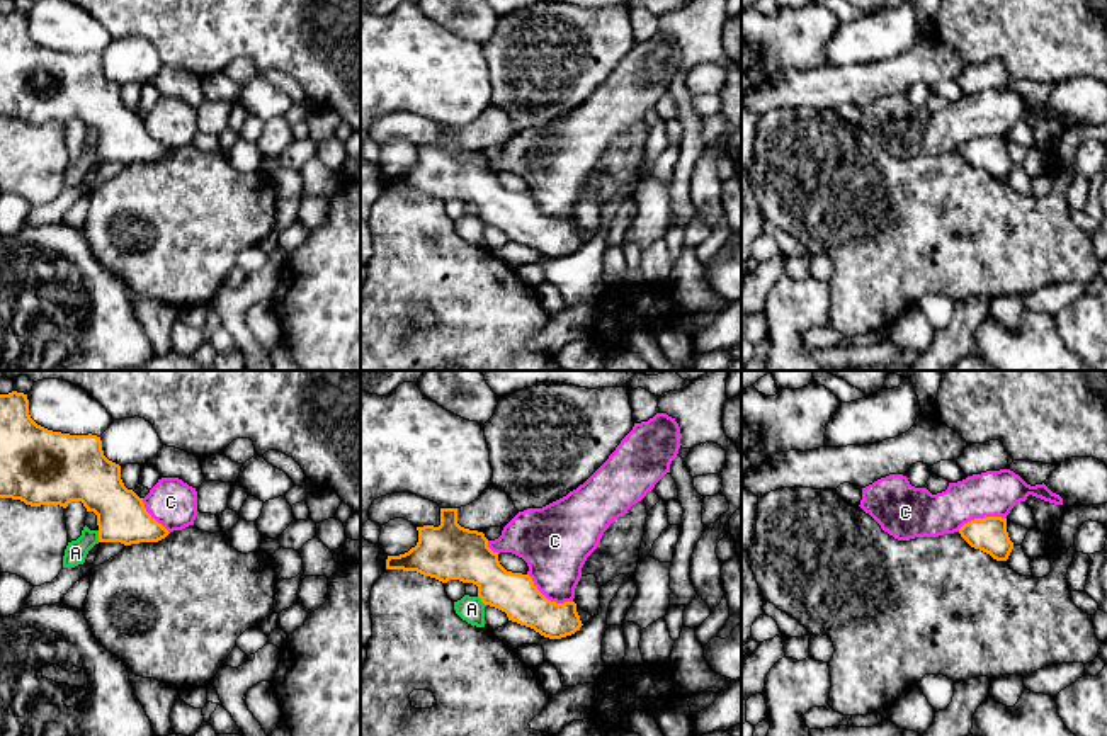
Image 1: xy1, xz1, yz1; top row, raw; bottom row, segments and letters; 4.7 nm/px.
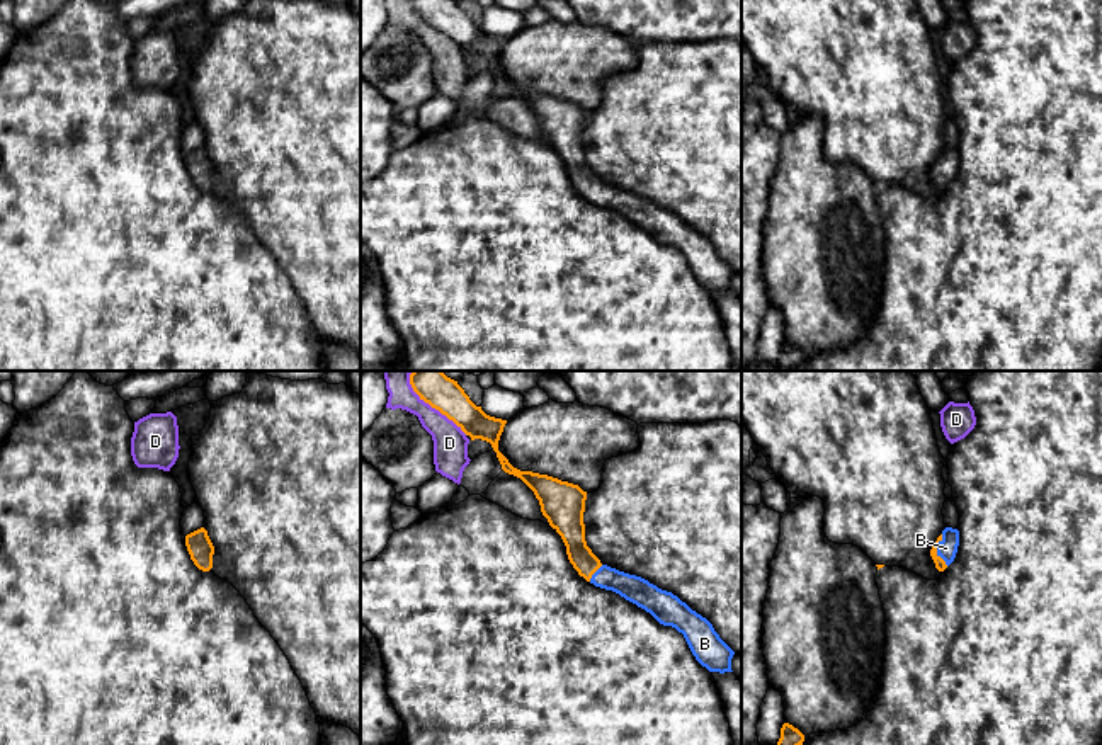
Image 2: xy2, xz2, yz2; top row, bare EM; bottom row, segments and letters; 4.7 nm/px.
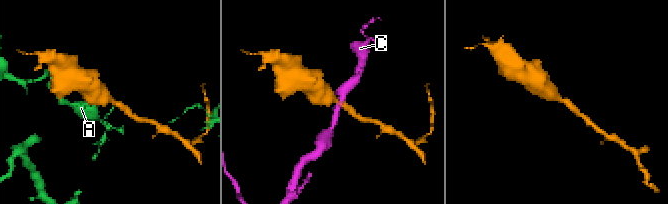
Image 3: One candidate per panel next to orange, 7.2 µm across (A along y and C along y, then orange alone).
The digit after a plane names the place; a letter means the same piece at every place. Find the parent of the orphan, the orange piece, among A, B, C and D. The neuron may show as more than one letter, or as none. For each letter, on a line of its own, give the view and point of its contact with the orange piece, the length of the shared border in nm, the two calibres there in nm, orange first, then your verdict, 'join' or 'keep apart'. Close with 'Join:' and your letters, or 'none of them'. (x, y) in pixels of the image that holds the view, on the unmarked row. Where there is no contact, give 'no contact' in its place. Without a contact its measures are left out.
A: meets orange in xy1 at (99, 155); contact 60 nm long; 240 nm thick on the orange side, 110 nm on the other; keep apart
B: meets orange in yz2 at (936, 169); contact 160 nm long; 50 nm thick on the orange side, 90 nm on the other; join
C: meets orange in xz1 at (546, 218); contact 260 nm long; 200 nm thick on the orange side, 300 nm on the other; keep apart
D: meets orange in xz2 at (436, 28); contact 380 nm long; 160 nm thick on the orange side, 160 nm on the other; keep apart
Join: B

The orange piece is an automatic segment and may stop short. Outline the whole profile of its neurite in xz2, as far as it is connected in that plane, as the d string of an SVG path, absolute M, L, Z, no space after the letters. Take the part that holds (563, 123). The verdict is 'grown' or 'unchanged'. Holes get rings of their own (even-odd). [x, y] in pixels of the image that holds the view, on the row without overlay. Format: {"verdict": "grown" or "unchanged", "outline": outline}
{"verdict": "grown", "outline": "M410 0L413 10L452 39L466 54L491 63L502 88L520 97L536 114L542 134L561 155L573 187L595 206L612 209L626 219L650 231L660 243L672 245L684 253L696 279L709 291L733 291L735 270L719 257L713 243L692 230L672 211L662 209L648 199L619 191L592 172L585 160L587 111L578 104L558 97L514 87L498 70L498 60L507 39L486 34L476 26L457 0Z"}

